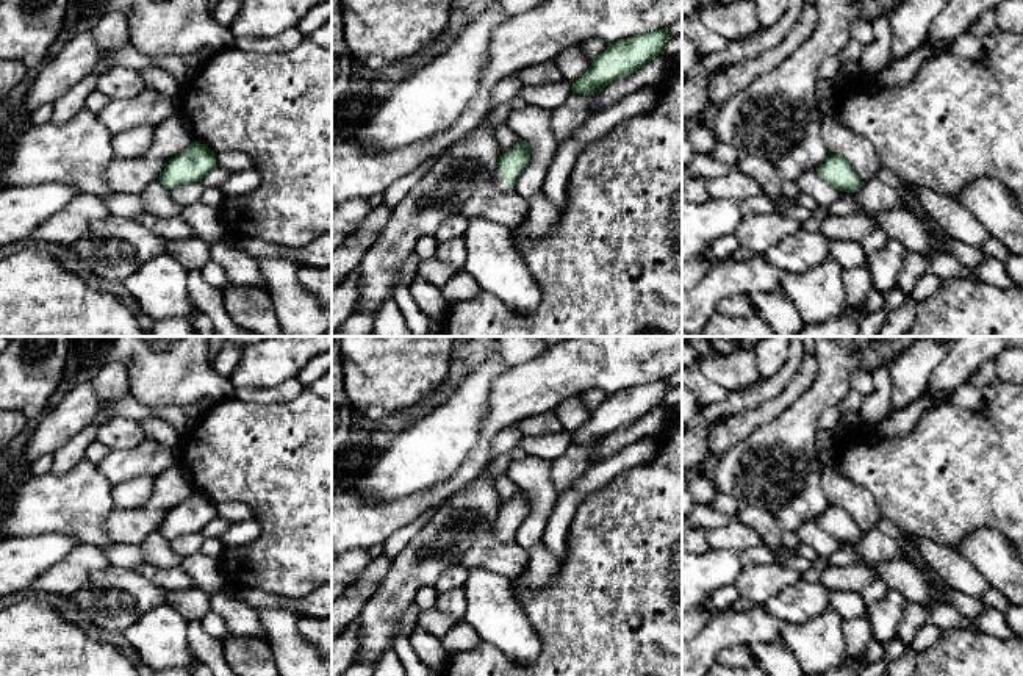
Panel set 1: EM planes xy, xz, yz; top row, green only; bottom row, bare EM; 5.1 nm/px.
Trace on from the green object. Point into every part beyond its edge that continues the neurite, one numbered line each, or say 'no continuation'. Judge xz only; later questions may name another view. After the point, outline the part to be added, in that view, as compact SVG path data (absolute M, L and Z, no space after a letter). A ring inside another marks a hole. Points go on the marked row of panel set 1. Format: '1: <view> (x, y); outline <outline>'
1: xz (499, 182); outline M496 169L496 172L494 172L494 185L496 185L496 188L497 188L499 191L502 191L502 192L508 192L508 191L513 189L513 188L508 188L508 186L507 186L505 180L501 177L499 169Z

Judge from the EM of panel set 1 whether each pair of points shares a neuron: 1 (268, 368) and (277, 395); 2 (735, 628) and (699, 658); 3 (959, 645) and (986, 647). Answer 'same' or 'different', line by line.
1: different
2: same
3: same

